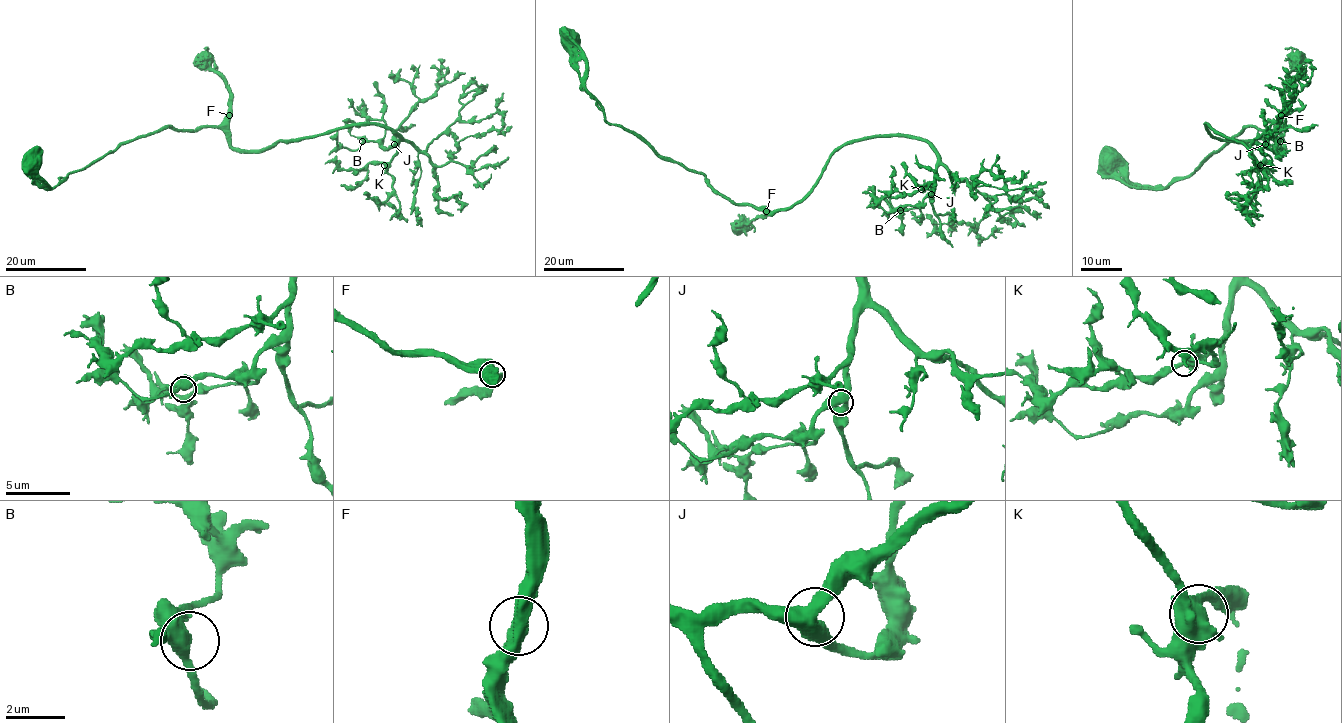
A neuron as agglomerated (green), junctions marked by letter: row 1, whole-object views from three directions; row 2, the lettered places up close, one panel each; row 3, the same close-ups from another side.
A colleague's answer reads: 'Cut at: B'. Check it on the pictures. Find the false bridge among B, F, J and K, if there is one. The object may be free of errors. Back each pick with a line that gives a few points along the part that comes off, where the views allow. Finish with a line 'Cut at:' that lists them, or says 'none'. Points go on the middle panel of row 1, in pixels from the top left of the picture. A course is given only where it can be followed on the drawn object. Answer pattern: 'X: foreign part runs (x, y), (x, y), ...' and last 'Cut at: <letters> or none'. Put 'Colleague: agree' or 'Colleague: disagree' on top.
Colleague: disagree
Cut at: none

